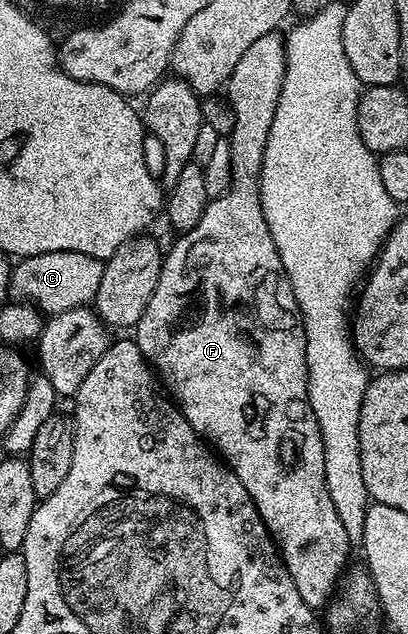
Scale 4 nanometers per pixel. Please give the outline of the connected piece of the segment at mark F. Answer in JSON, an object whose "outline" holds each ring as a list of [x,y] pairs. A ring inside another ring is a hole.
{"outline":[[[281,30],[264,33],[264,37],[259,37],[244,53],[244,57],[240,57],[240,61],[236,61],[236,69],[232,69],[230,80],[226,82],[224,88],[225,102],[235,114],[235,127],[228,136],[230,144],[228,186],[222,194],[213,196],[209,200],[203,211],[203,216],[200,217],[200,221],[197,221],[195,227],[191,231],[179,234],[178,240],[171,245],[170,251],[168,247],[165,252],[160,269],[160,281],[156,281],[156,290],[148,301],[148,309],[144,309],[136,328],[136,342],[144,353],[147,363],[154,368],[161,386],[172,396],[178,410],[188,421],[188,425],[192,425],[194,432],[217,452],[221,462],[225,463],[232,473],[236,473],[236,477],[240,477],[240,485],[244,485],[244,489],[248,489],[248,497],[256,505],[270,538],[273,539],[274,546],[277,547],[278,554],[282,557],[282,564],[285,565],[292,577],[292,585],[296,585],[304,605],[322,609],[333,597],[340,582],[340,576],[347,570],[346,558],[350,555],[352,544],[348,532],[340,521],[338,510],[328,493],[328,485],[326,484],[322,434],[318,419],[312,413],[312,405],[308,397],[310,374],[306,368],[306,334],[302,324],[302,314],[296,305],[296,297],[292,293],[292,285],[288,281],[284,265],[280,261],[276,241],[272,241],[272,233],[268,233],[268,221],[264,221],[264,209],[258,192],[258,178],[262,172],[264,149],[268,145],[272,117],[276,117],[276,105],[280,101],[280,89],[284,85],[285,72],[286,40]]]}

